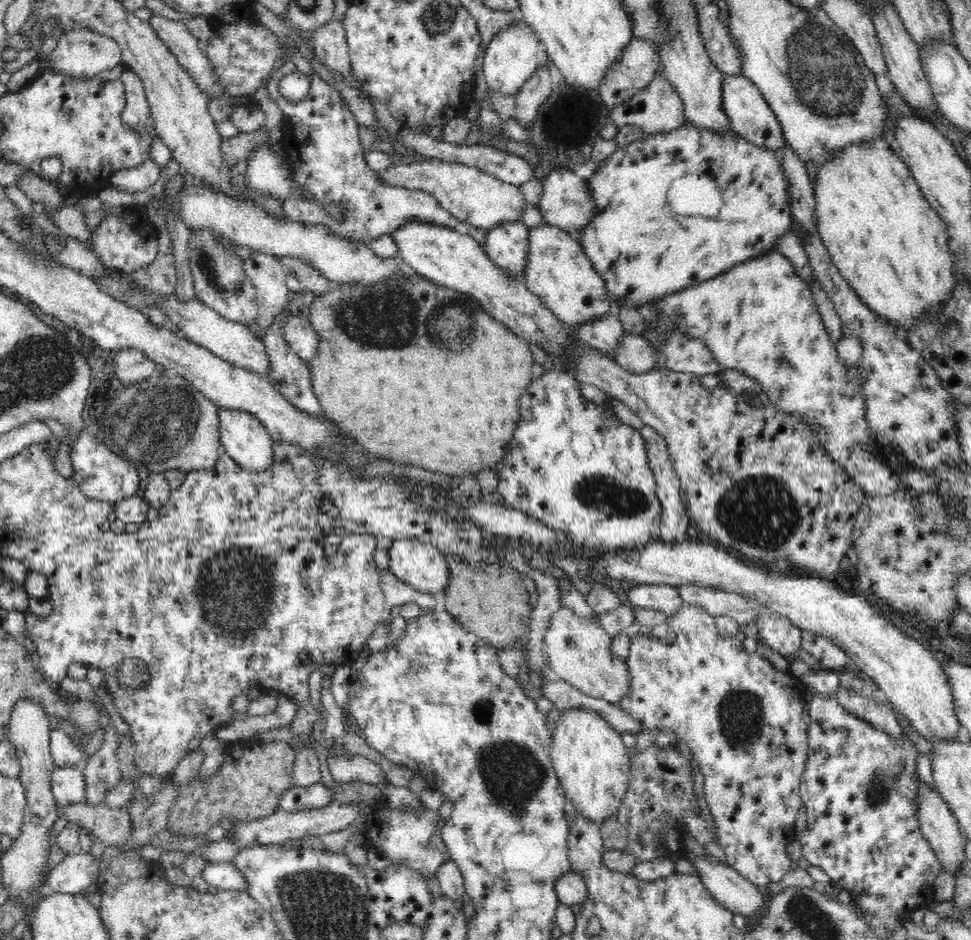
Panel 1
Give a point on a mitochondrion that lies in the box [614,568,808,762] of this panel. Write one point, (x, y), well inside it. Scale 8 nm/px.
(741, 717)

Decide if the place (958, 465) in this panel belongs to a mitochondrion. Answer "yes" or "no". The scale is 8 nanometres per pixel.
no

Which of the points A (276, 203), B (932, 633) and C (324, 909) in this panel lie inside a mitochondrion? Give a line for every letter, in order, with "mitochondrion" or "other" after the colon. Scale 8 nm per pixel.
A: other
B: other
C: mitochondrion

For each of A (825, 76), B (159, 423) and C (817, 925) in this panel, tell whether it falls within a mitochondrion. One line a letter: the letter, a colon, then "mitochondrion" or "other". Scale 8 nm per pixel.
A: mitochondrion
B: mitochondrion
C: mitochondrion

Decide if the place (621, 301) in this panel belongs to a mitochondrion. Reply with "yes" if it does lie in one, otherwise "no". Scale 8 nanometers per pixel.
no

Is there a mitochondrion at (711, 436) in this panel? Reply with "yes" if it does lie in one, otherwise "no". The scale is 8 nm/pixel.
no

